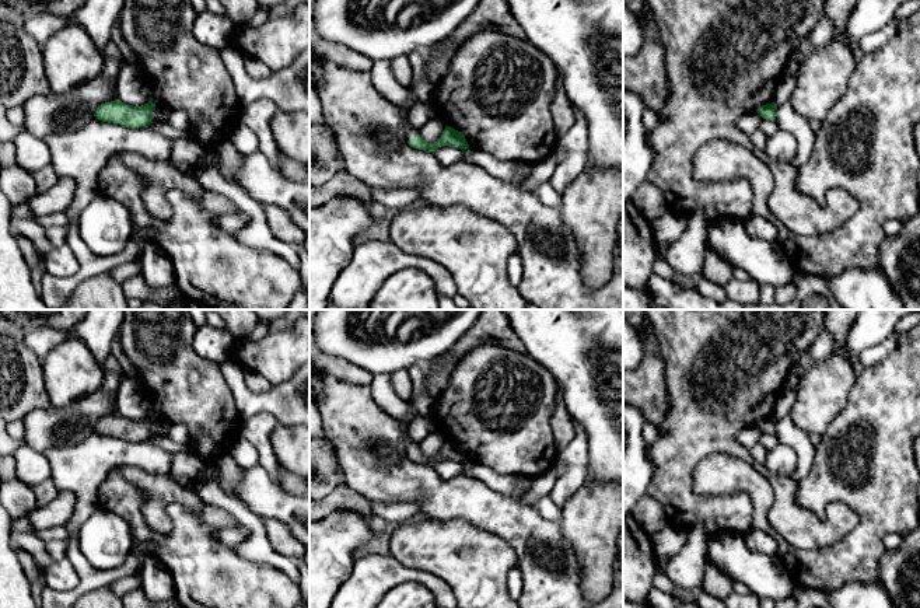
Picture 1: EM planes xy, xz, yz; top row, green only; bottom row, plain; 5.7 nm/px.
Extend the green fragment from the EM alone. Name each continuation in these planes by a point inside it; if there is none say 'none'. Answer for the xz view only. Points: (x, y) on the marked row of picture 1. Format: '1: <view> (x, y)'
1: xz (409, 132)

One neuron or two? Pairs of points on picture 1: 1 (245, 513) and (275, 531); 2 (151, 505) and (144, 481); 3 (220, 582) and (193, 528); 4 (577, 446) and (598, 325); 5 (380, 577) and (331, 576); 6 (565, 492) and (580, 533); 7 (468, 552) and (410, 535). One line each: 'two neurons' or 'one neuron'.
1: two neurons
2: one neuron
3: one neuron
4: two neurons
5: two neurons
6: two neurons
7: one neuron

